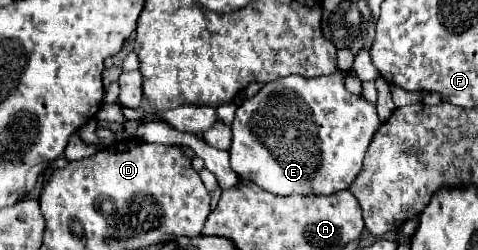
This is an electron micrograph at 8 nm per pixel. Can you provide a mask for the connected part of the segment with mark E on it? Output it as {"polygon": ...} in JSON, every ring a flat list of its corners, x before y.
{"polygon":[[345,71,315,79,289,75,265,83,255,97,245,99,231,125,233,171,275,195,331,195,349,189,379,129,379,117,375,105,345,89,345,75]]}

